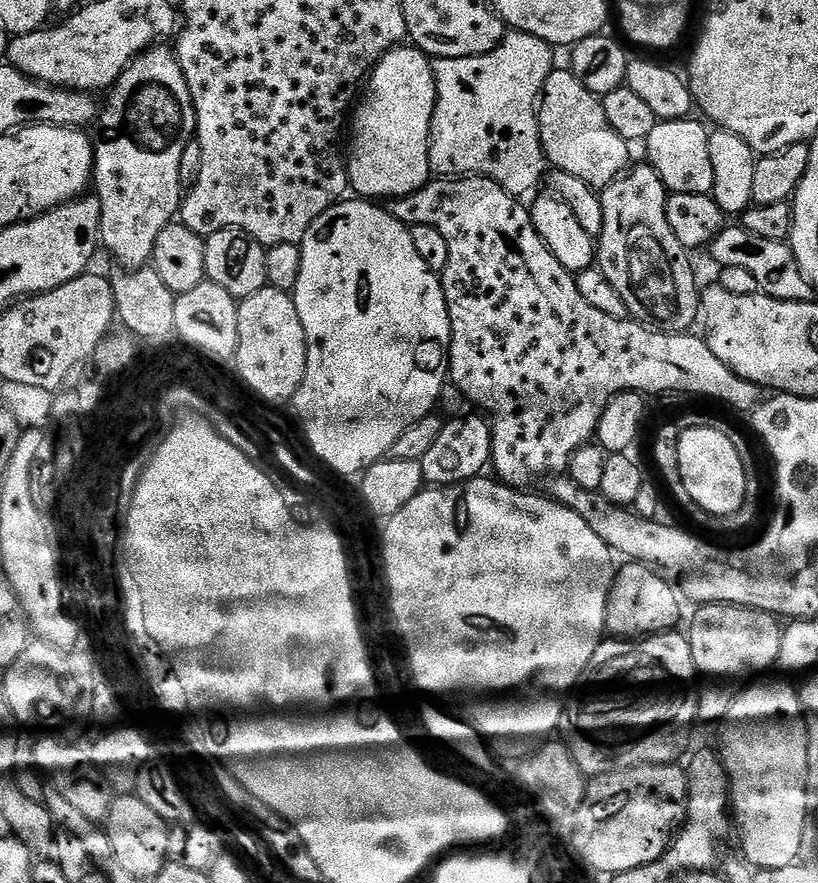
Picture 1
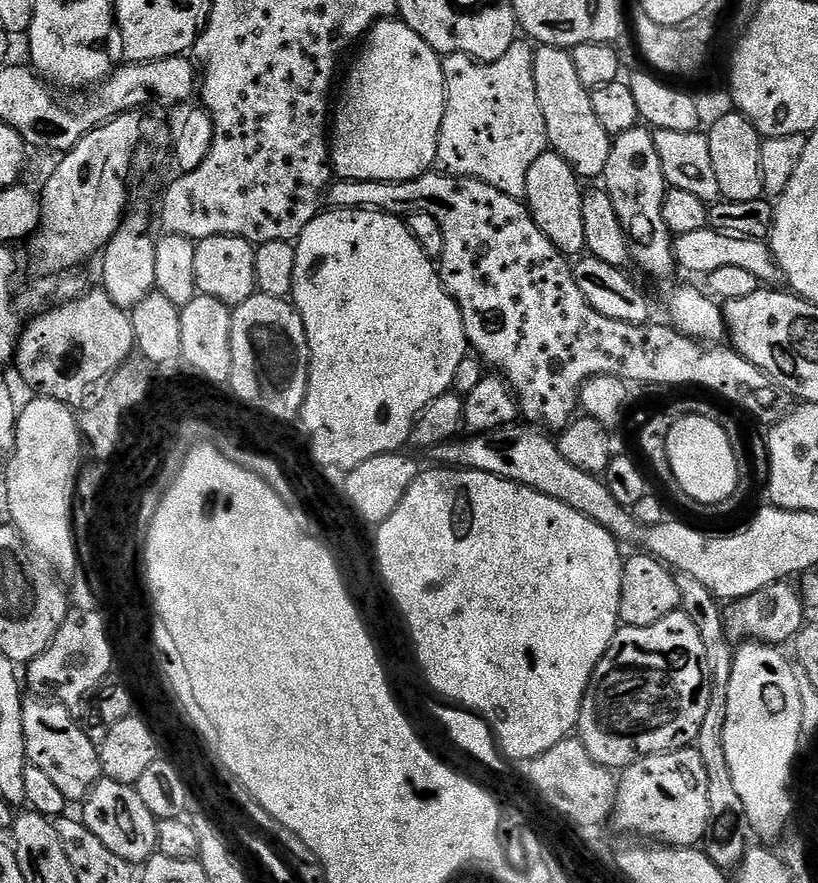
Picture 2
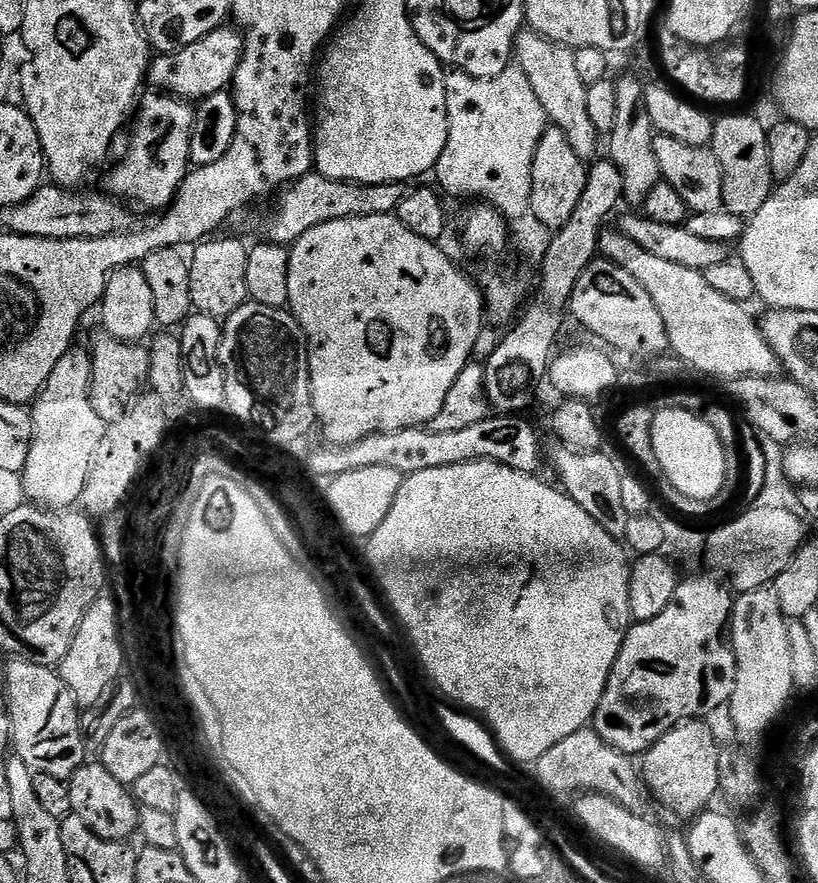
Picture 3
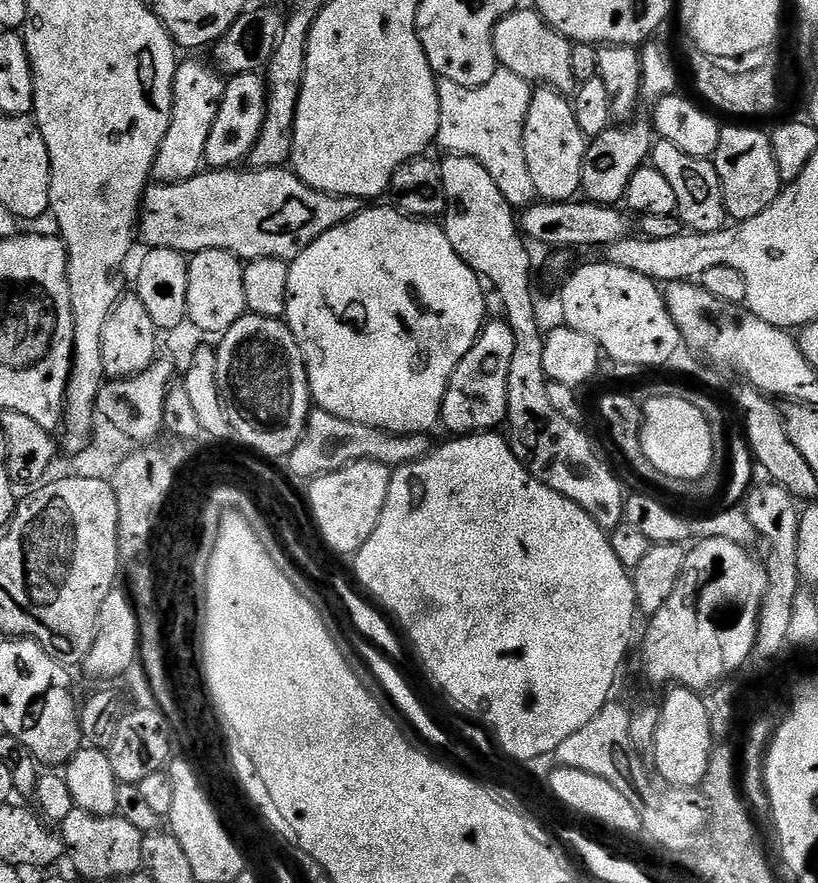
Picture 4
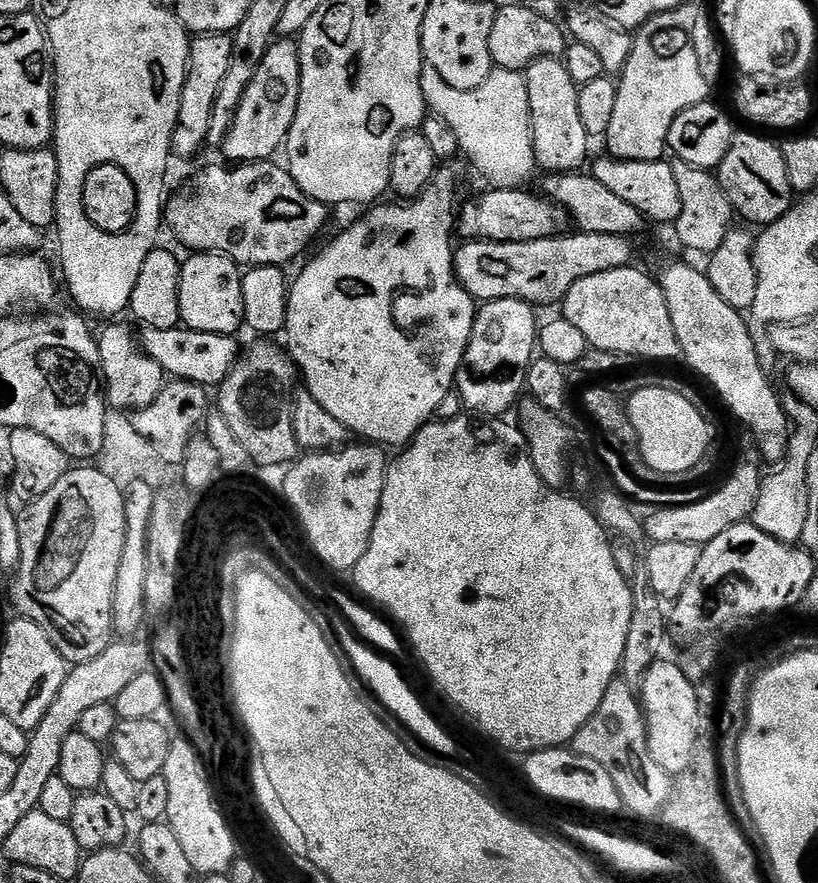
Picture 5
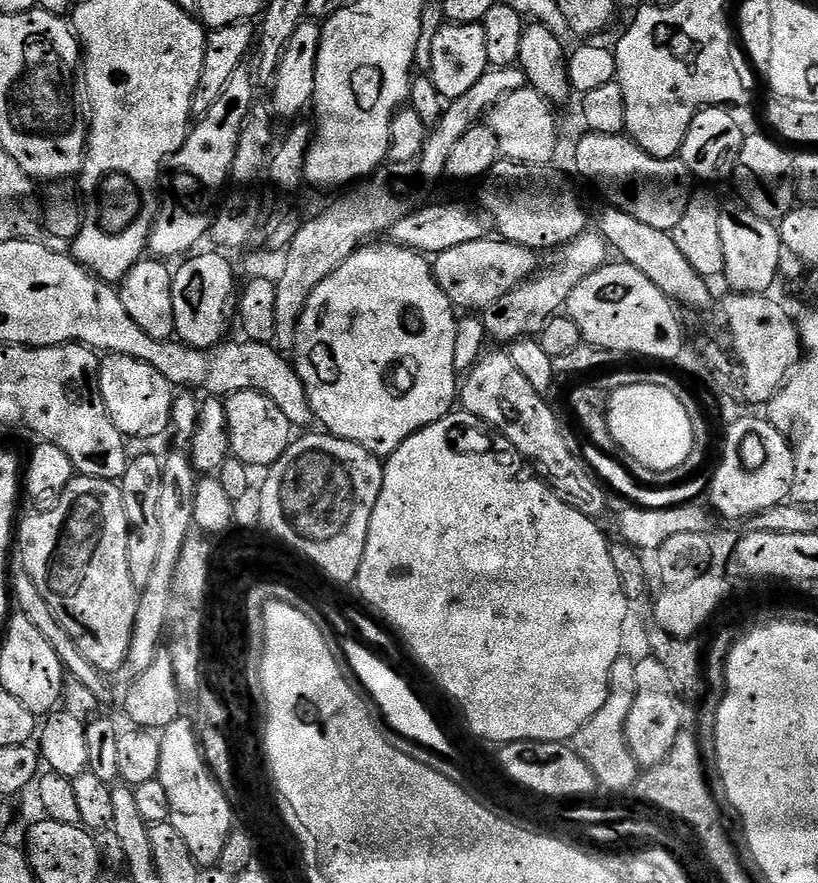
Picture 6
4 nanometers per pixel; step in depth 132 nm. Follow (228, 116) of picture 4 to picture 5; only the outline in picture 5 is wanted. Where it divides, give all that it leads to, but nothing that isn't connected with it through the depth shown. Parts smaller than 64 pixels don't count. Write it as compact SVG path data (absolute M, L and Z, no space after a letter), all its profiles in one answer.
M277 39L268 48L266 58L262 58L262 66L242 96L242 106L235 114L234 126L220 145L220 151L232 164L261 163L273 159L276 151L285 147L290 126L294 122L294 114L298 110L298 94L300 93L300 45L295 39Z

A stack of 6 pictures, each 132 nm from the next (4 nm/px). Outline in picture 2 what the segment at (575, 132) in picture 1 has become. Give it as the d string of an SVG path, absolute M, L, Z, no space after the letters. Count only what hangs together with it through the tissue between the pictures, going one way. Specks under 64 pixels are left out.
M540 46L535 49L534 86L538 90L538 102L542 106L542 118L546 118L546 134L551 151L556 152L585 181L603 177L606 162L610 158L613 137L608 135L594 115L592 94L582 86L572 54L566 48Z

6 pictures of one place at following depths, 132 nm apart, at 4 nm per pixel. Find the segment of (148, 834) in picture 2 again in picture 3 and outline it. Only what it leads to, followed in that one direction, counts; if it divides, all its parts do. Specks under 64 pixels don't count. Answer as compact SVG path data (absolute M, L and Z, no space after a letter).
M86 762L68 780L72 815L82 818L98 838L107 840L131 841L140 830L140 805L129 785L114 778L113 774L101 762Z

